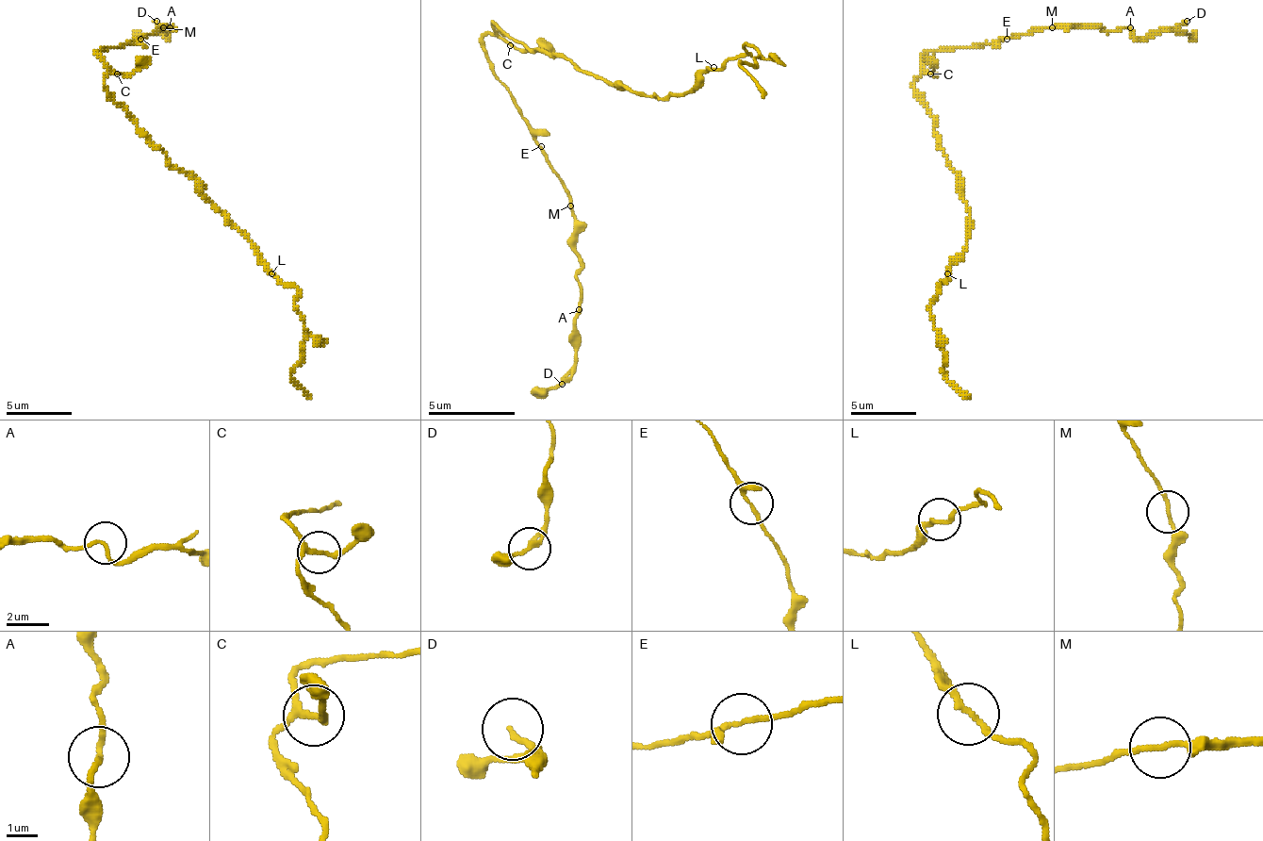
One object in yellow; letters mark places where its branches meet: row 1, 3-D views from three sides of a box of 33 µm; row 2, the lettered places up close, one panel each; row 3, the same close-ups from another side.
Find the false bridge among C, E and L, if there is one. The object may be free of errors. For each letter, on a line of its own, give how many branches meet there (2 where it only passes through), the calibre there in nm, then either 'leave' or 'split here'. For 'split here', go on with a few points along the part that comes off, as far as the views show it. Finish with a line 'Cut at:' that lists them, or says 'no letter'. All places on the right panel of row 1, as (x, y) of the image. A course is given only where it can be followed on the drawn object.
C: 3 | 150 nm | leave
E: 3 | 140 nm | leave
L: 2 | 180 nm | leave
Cut at: no letter

